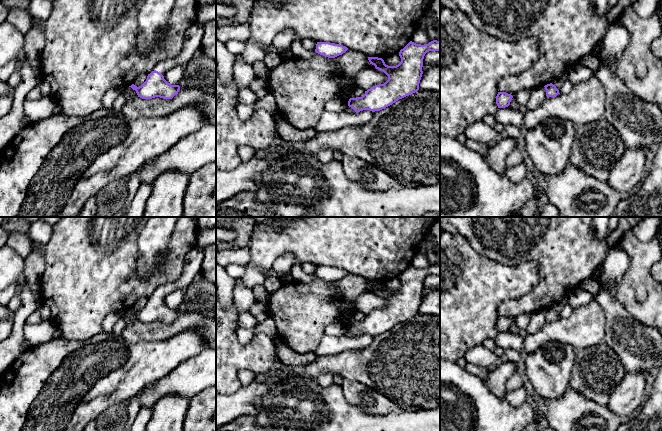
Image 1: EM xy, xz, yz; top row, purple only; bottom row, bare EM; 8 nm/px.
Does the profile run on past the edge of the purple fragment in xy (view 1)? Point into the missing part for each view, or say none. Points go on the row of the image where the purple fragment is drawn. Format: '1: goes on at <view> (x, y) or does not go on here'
1: goes on at xy (192, 41)

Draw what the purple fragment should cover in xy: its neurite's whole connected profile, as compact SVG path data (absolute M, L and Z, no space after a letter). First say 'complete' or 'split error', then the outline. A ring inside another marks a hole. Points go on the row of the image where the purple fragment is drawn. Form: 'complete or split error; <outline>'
split error; M195 22L185 33L184 44L181 53L172 59L164 59L160 61L154 71L148 74L146 81L139 87L132 84L131 87L136 91L138 97L142 99L152 99L160 97L164 99L172 99L180 90L179 85L171 85L164 79L164 74L178 66L186 64L201 49L201 41L203 38L203 25Z

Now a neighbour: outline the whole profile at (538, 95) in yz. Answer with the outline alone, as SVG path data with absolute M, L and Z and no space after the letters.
M540 86L531 90L528 107L533 110L539 107L547 98L544 86Z

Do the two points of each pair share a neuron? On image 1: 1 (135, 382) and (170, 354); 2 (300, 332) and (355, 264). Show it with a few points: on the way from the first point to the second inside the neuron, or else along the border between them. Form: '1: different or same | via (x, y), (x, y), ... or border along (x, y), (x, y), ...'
1: same | via (144, 373), (161, 357)
2: different | border along (348, 272), (360, 275), (368, 280)

